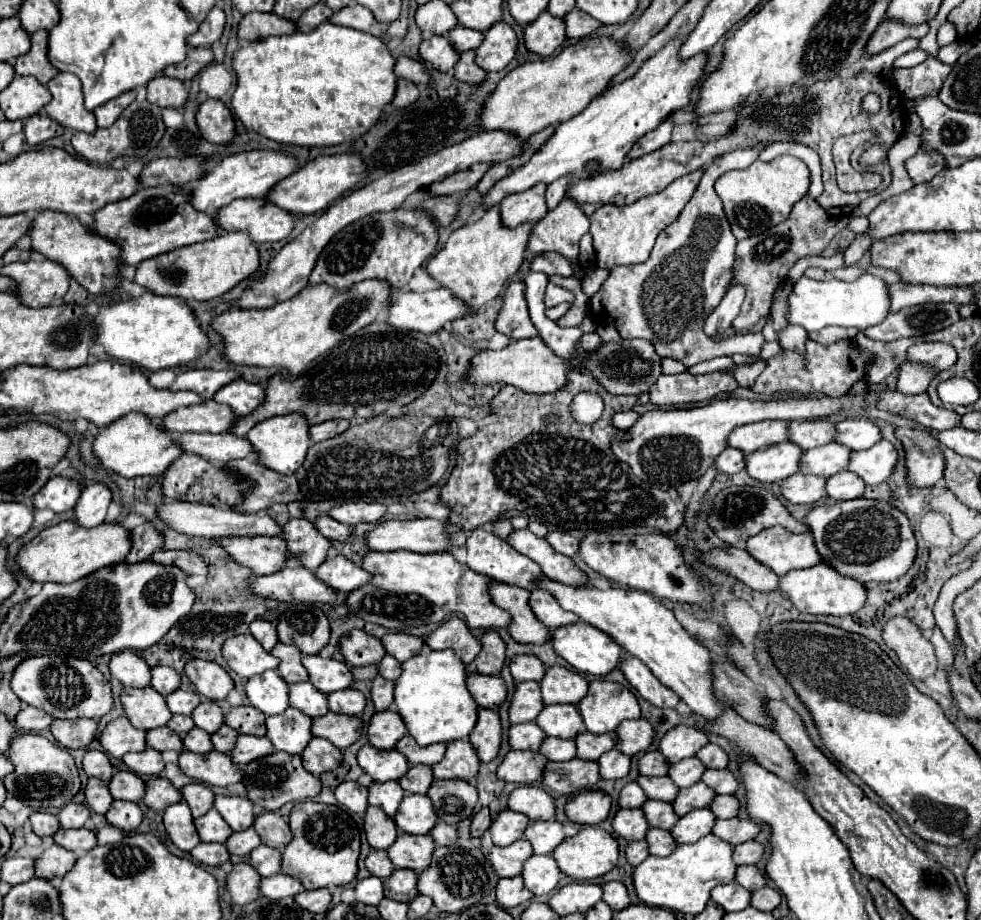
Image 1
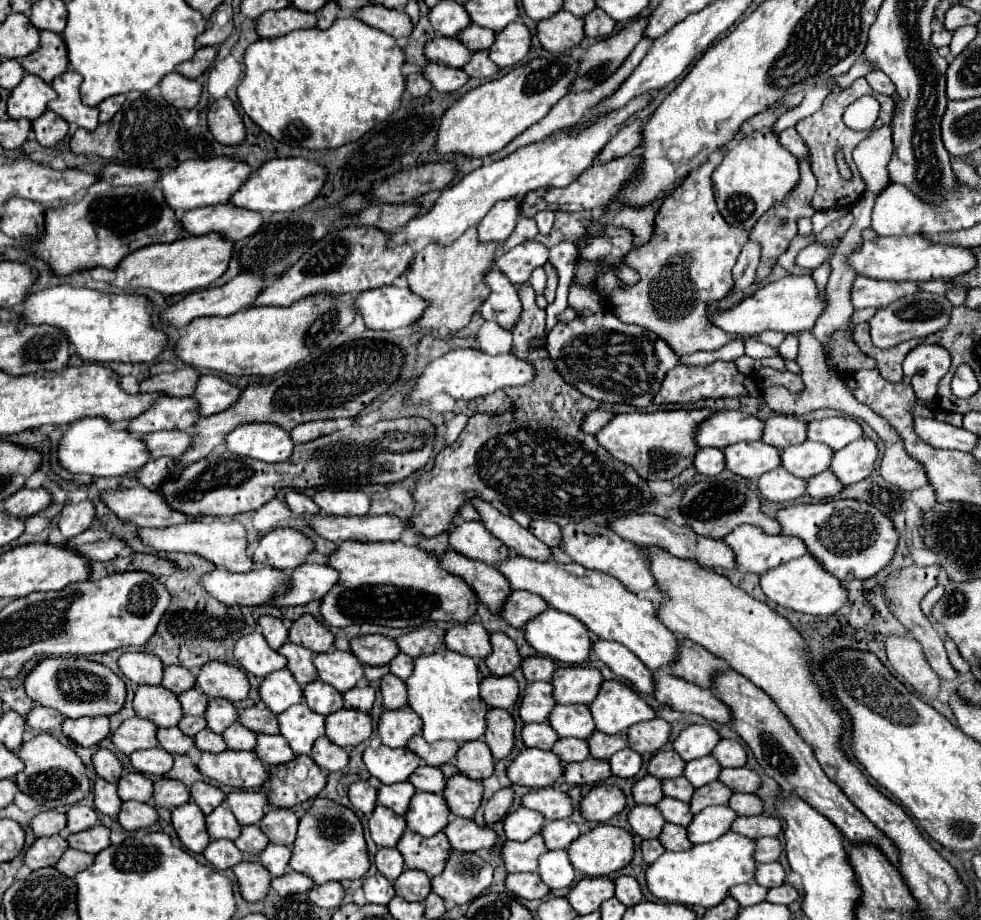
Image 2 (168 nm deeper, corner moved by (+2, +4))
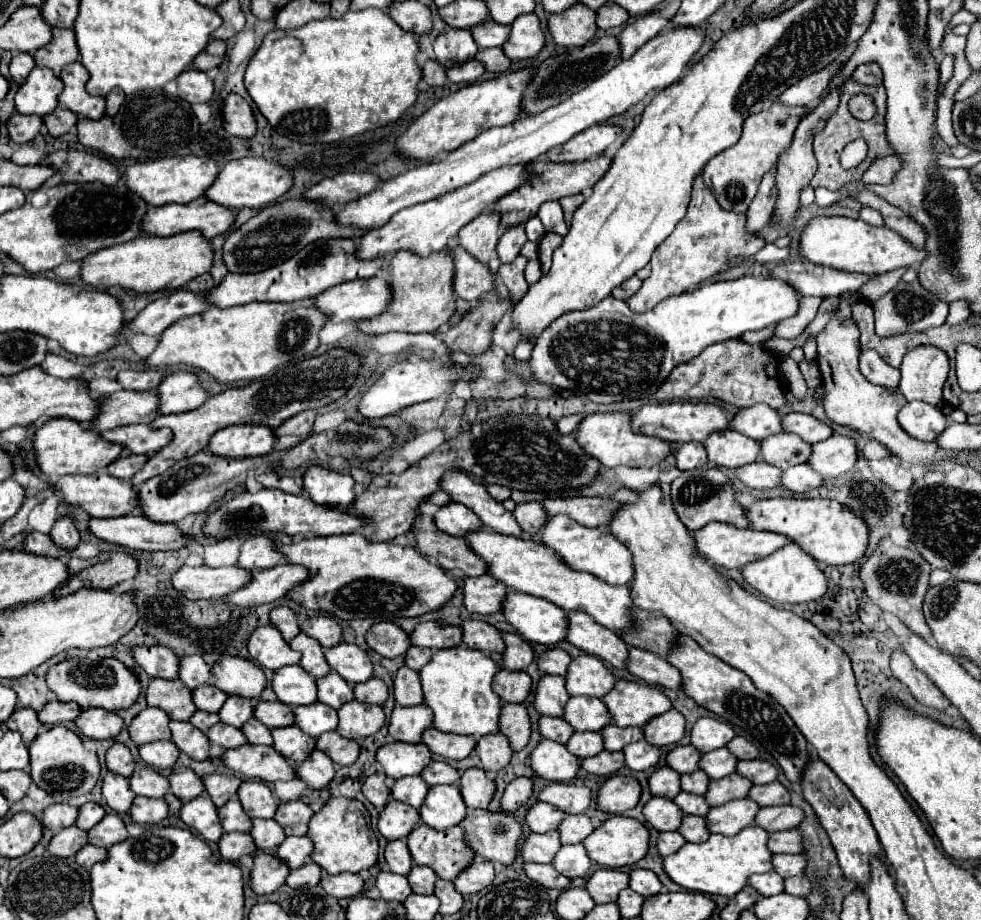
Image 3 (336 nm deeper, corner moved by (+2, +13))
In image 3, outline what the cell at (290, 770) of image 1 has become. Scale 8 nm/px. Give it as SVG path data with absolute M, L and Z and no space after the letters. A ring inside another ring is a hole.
M314 749L304 761L296 763L296 777L310 789L324 789L332 781L334 773L336 765L332 763L332 759L318 749Z

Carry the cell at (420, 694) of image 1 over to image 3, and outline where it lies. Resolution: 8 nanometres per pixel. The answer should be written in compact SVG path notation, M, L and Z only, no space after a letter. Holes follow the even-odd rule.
M464 645L440 649L432 655L428 665L420 669L420 681L424 691L424 705L432 709L432 727L442 733L458 733L482 737L486 733L498 731L498 715L502 701L492 691L492 677L496 673L496 663L484 651L468 649Z

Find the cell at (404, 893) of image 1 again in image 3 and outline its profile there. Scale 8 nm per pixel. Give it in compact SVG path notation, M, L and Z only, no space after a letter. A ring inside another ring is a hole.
M414 865L410 869L410 873L406 875L412 893L422 893L422 895L432 895L434 893L434 881L436 881L436 873L430 867L418 867Z

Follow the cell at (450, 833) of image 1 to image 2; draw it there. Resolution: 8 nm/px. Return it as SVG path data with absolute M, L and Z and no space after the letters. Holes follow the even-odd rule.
M454 818L446 826L446 836L454 850L460 852L480 852L492 850L498 842L498 834L488 826L476 826L472 818Z

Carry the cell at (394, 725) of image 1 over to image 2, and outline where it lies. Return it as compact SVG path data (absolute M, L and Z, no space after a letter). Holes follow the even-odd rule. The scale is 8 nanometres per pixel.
M410 708L386 710L378 724L378 734L384 746L404 748L414 734L420 734L420 718Z

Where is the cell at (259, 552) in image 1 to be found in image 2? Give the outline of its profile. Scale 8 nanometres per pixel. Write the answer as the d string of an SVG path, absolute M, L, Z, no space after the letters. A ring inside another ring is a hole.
M220 518L208 520L188 520L184 524L152 530L152 528L138 528L138 538L142 544L150 546L156 552L184 552L184 554L196 554L208 562L212 562L218 568L226 568L230 572L248 572L252 570L252 558L248 554L248 542L246 542L246 530L238 522L222 522Z

